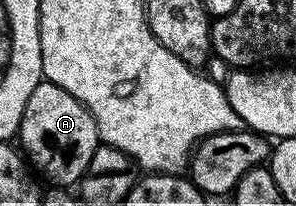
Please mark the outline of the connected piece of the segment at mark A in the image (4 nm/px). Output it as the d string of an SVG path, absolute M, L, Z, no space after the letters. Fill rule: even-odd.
M48 80L37 85L27 100L27 108L23 108L20 138L20 149L27 155L28 161L34 167L37 165L53 181L50 183L61 188L72 187L72 182L73 185L80 183L99 145L97 125L89 109L75 100L71 92Z

